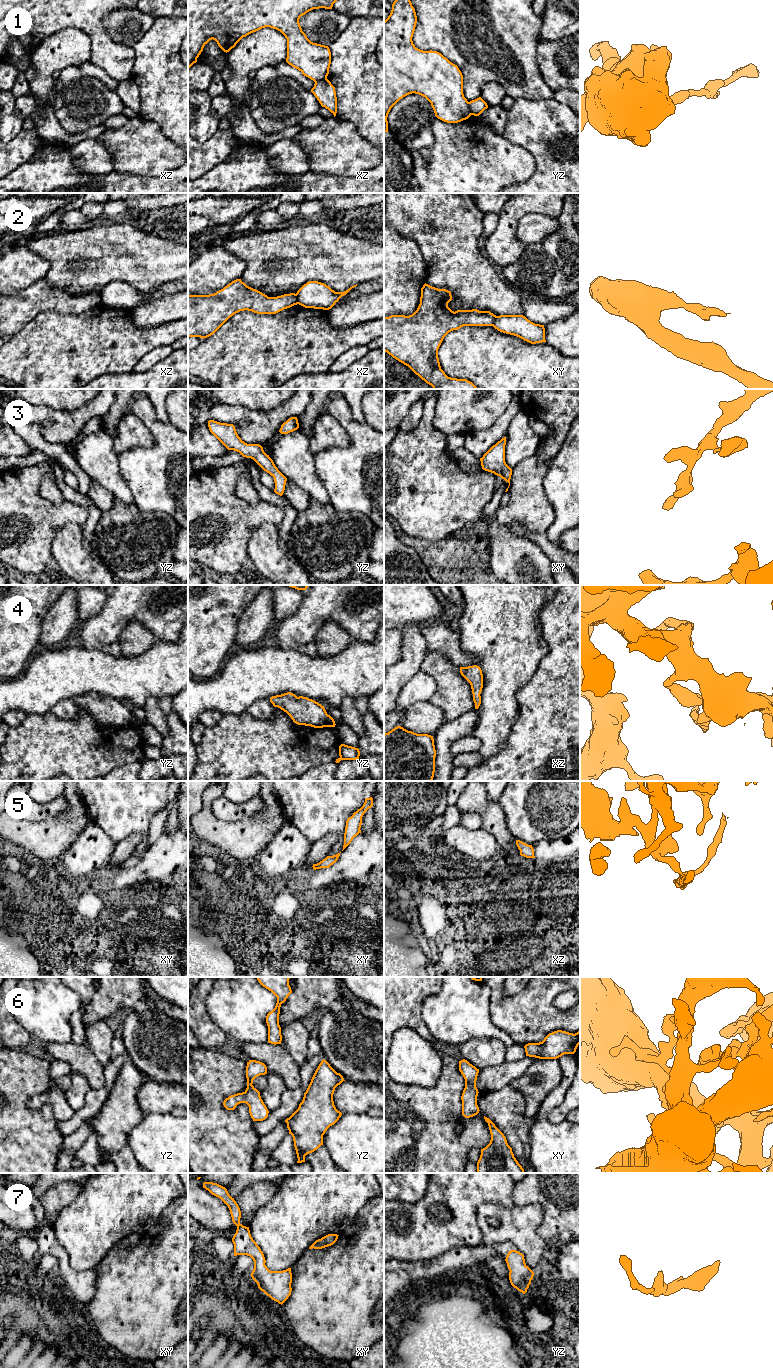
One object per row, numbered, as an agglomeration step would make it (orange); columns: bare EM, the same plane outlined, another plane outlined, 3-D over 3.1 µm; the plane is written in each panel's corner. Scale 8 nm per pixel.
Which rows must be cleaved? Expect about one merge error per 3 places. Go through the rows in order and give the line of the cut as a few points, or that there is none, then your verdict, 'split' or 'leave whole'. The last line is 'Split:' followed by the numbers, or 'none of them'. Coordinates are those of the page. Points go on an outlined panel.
1: yz (468, 102), (468, 107), (472, 114) | split
2: xz (295, 294), (298, 303) | split
3: no cut | leave whole
4: no cut | leave whole
5: no cut | leave whole
6: no cut | leave whole
7: no cut | leave whole
Split: 1, 2

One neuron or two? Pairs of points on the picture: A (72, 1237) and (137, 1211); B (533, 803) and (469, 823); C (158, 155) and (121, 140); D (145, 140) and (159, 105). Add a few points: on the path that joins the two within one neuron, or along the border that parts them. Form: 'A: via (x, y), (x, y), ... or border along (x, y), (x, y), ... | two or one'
A: via (88, 1228), (106, 1211), (121, 1211) | one
B: border along (502, 791), (499, 805), (506, 827), (512, 834) | two
C: via (149, 153), (130, 145) | one
D: border along (139, 116), (153, 120), (169, 138) | two

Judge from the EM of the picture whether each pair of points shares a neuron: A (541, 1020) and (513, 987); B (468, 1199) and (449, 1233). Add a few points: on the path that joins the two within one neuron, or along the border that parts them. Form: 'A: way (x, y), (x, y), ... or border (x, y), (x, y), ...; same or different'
A: border (524, 987), (513, 995), (504, 994); different
B: way (460, 1207), (456, 1211), (456, 1218), (449, 1225); same

